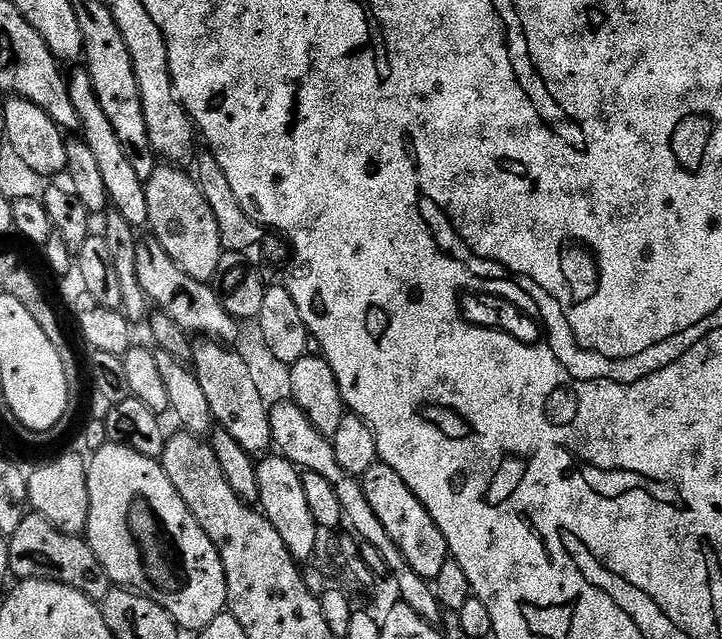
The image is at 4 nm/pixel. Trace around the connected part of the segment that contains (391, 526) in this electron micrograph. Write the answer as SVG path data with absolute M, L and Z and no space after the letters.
M383 462L370 466L363 474L362 483L370 506L374 506L374 514L378 514L378 522L386 526L386 534L394 538L414 574L429 582L436 581L442 566L450 559L450 553L442 530L438 530L434 518L430 518L420 499L410 490L410 486L406 486L406 482L402 482L400 475Z

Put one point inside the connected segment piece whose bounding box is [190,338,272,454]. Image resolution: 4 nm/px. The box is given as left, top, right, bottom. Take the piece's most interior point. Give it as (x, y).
(236, 406)

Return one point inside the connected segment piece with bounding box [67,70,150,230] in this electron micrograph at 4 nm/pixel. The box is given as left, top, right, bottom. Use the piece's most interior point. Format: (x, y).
(126, 193)

